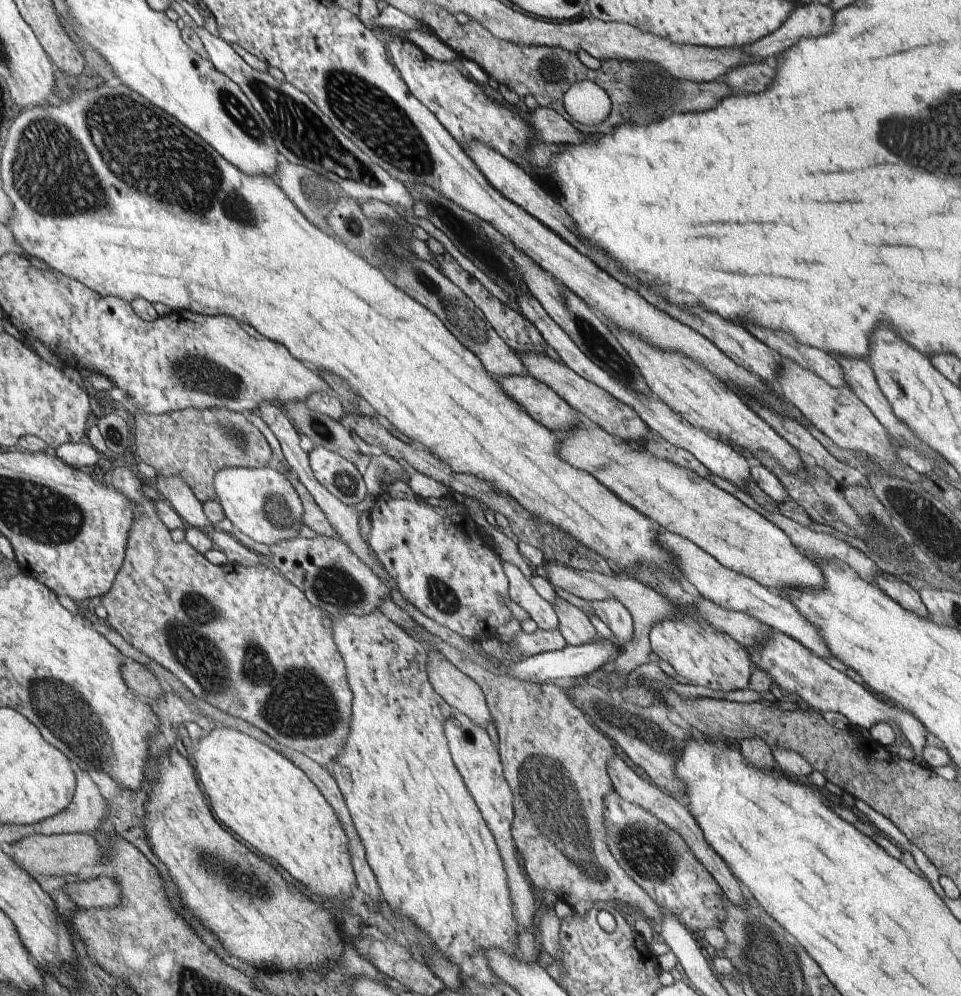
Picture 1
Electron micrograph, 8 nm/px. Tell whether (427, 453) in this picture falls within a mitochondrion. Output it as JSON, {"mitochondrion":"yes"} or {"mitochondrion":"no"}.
{"mitochondrion":"no"}

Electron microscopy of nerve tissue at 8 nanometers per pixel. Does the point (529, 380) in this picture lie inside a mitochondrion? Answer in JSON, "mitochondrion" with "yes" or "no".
{"mitochondrion":"no"}

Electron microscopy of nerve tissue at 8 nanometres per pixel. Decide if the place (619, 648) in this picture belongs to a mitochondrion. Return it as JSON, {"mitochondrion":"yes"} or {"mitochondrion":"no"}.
{"mitochondrion":"no"}

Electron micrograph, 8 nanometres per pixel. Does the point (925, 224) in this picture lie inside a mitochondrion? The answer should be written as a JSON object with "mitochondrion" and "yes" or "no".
{"mitochondrion":"no"}

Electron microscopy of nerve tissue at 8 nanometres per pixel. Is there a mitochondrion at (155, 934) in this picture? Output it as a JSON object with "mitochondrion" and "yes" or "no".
{"mitochondrion":"no"}

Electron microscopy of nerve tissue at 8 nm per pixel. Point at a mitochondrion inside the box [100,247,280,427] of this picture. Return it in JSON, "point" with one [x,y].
{"point":[196,374]}

